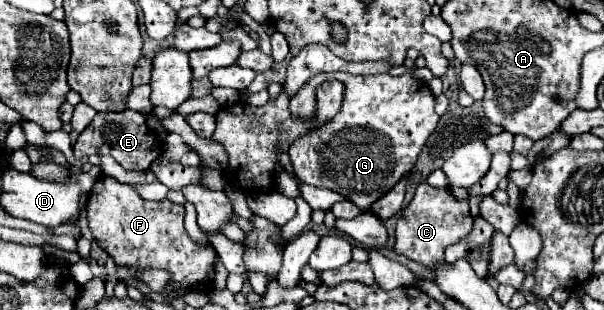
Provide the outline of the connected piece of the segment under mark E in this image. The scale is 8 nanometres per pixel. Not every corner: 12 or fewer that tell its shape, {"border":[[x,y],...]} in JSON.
{"border":[[134,110],[98,112],[74,156],[112,156],[148,170],[160,138]]}

